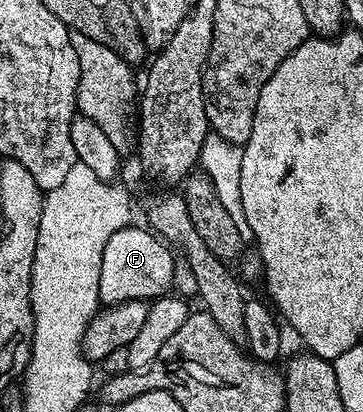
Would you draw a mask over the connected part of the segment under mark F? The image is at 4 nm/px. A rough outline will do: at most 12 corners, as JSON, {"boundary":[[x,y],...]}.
{"boundary":[[150,228],[109,235],[104,306],[172,292],[176,254]]}

